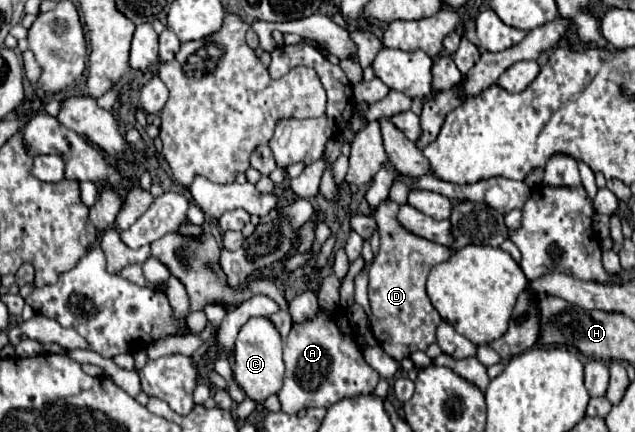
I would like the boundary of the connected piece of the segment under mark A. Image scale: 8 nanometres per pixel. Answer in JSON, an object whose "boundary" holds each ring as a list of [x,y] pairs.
{"boundary":[[[323,311],[305,323],[293,323],[285,341],[283,361],[285,381],[277,397],[285,413],[299,413],[309,407],[331,407],[347,397],[369,395],[379,381],[379,373],[365,361],[353,333],[343,333],[337,315],[325,315]]]}

